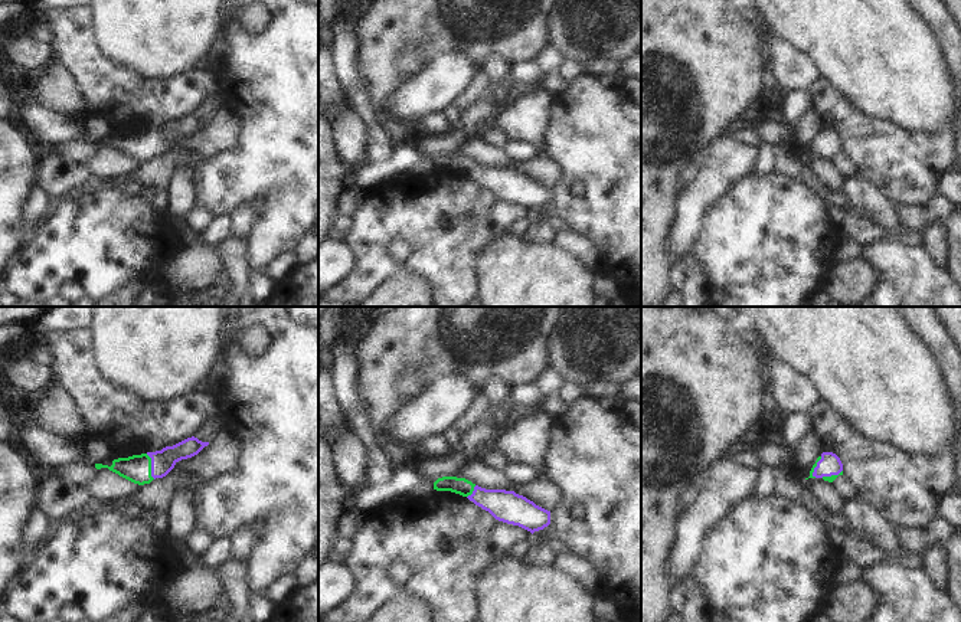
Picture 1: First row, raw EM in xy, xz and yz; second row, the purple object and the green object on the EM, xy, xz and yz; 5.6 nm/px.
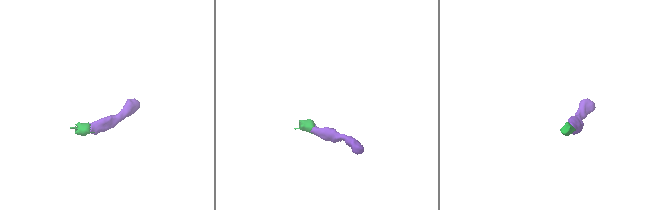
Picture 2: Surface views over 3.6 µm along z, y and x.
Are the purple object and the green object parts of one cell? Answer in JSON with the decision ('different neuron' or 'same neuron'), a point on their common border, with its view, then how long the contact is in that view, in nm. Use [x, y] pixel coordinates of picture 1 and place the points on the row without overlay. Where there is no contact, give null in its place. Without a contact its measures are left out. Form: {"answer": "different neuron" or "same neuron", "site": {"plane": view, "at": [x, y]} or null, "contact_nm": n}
{"answer": "same neuron", "site": {"plane": "xy", "at": [152, 144]}, "contact_nm": 150}

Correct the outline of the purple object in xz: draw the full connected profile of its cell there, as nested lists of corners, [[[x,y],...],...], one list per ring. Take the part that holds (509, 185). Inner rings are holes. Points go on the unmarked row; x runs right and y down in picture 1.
[[[457,154],[438,156],[431,166],[467,174],[475,183],[488,189],[496,197],[519,203],[532,212],[550,202],[550,189],[514,168],[486,167],[465,156]]]

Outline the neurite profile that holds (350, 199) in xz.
[[[346,189],[340,193],[333,213],[334,216],[350,216],[365,200],[365,193],[360,189]]]

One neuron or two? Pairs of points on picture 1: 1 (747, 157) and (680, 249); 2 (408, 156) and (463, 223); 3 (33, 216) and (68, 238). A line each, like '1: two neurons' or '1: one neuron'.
1: one neuron
2: two neurons
3: two neurons

